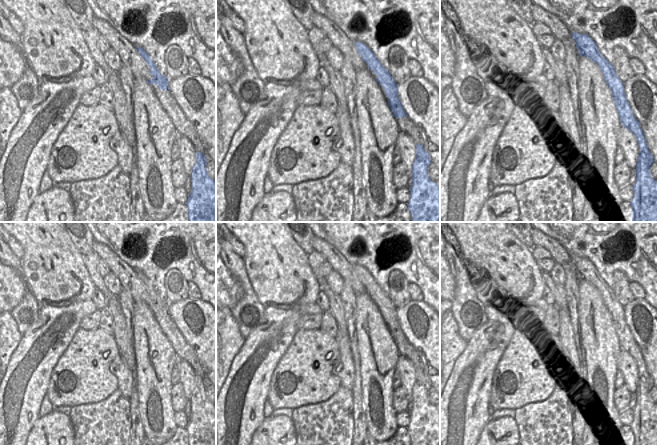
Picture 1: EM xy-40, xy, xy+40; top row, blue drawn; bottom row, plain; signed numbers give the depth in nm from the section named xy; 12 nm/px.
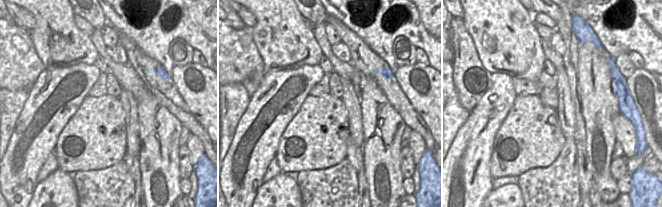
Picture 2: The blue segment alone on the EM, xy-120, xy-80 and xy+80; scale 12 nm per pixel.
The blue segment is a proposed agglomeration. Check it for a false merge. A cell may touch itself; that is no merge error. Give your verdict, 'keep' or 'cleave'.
keep

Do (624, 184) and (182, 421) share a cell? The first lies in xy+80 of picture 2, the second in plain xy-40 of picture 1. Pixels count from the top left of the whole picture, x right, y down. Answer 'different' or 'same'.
same

